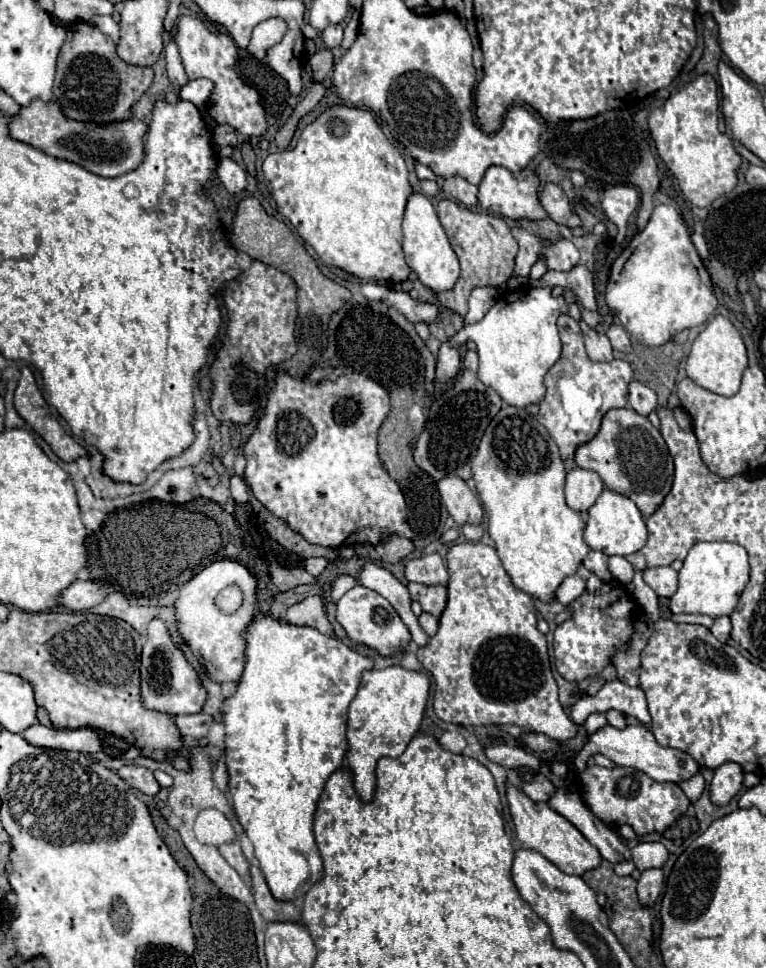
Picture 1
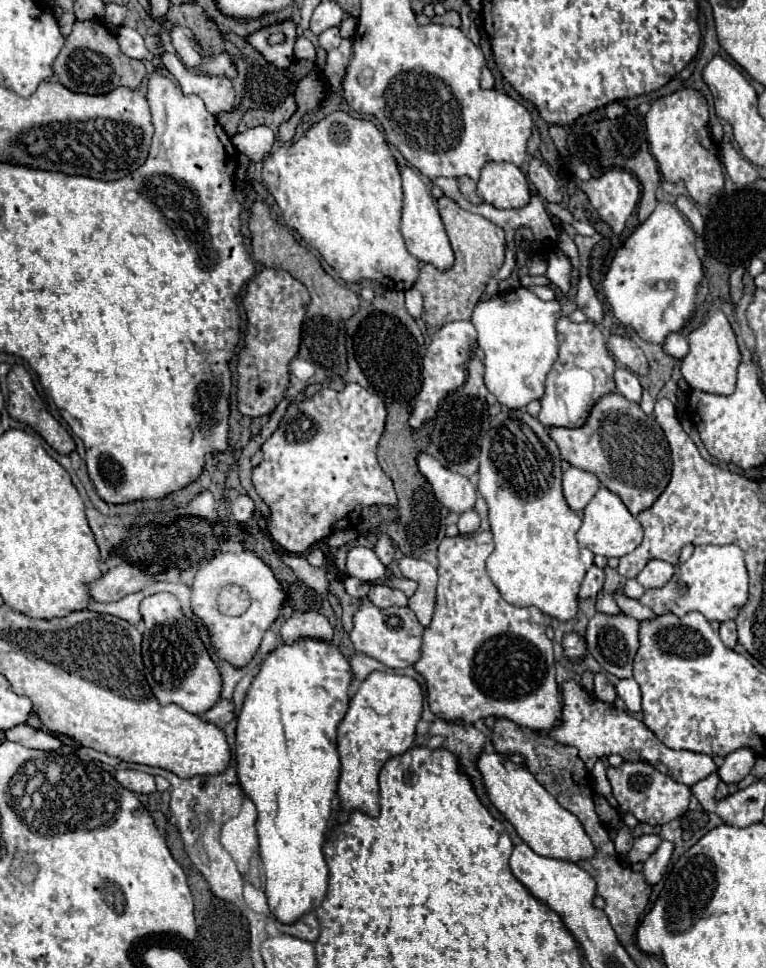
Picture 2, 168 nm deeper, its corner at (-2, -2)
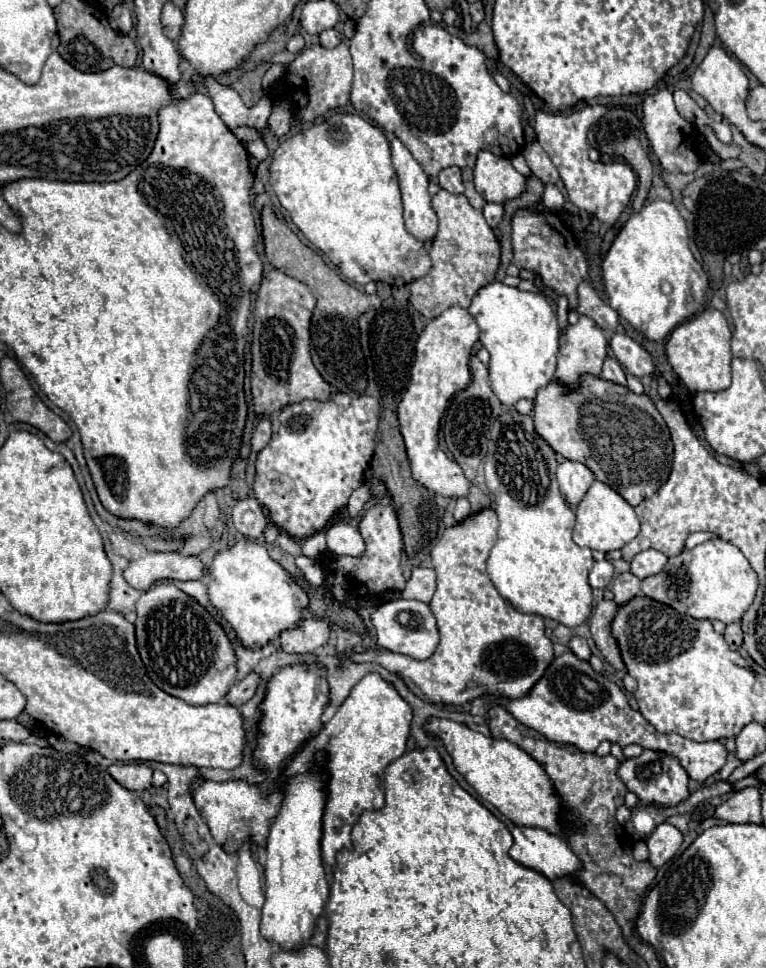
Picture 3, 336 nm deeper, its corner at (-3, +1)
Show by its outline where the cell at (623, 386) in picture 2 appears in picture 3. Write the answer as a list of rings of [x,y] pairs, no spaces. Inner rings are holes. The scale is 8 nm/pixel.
[[[611,356],[605,358],[603,362],[603,370],[601,370],[601,378],[603,380],[609,380],[609,382],[615,382],[615,384],[623,384],[625,386],[625,372],[623,368],[619,366],[619,362]]]

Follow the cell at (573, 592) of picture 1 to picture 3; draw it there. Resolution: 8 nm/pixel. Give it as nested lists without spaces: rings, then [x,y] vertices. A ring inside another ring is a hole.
[[[609,560],[595,562],[591,574],[589,574],[589,584],[591,588],[605,588],[613,580],[613,564]]]

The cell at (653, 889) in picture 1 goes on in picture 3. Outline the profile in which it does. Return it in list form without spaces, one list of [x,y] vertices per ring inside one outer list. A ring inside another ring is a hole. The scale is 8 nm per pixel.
[[[661,822],[651,836],[647,836],[647,846],[649,846],[649,862],[659,868],[663,866],[667,860],[671,860],[675,856],[675,852],[679,850],[683,842],[683,834],[671,826],[669,822]]]

